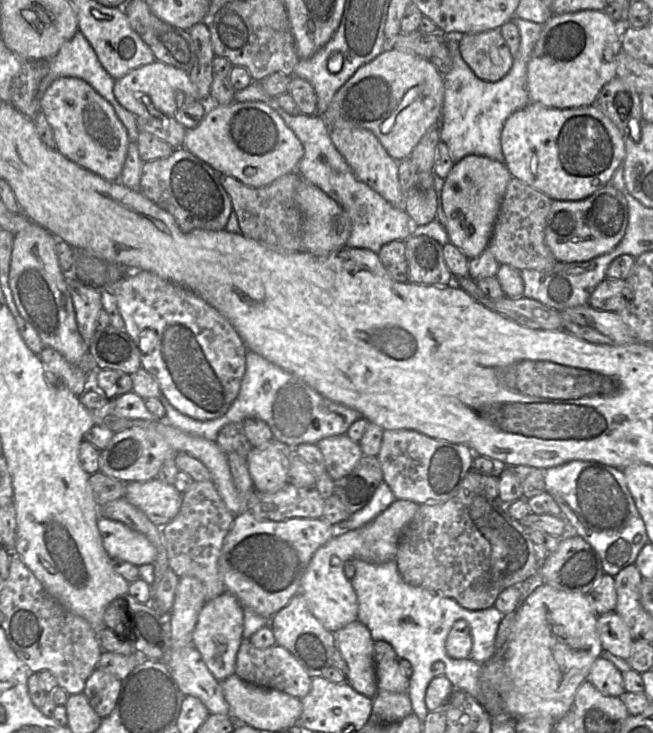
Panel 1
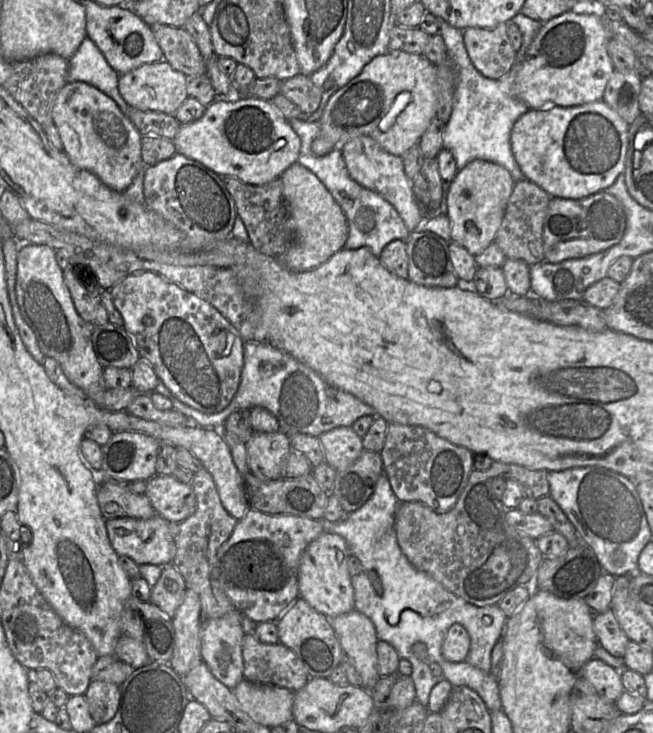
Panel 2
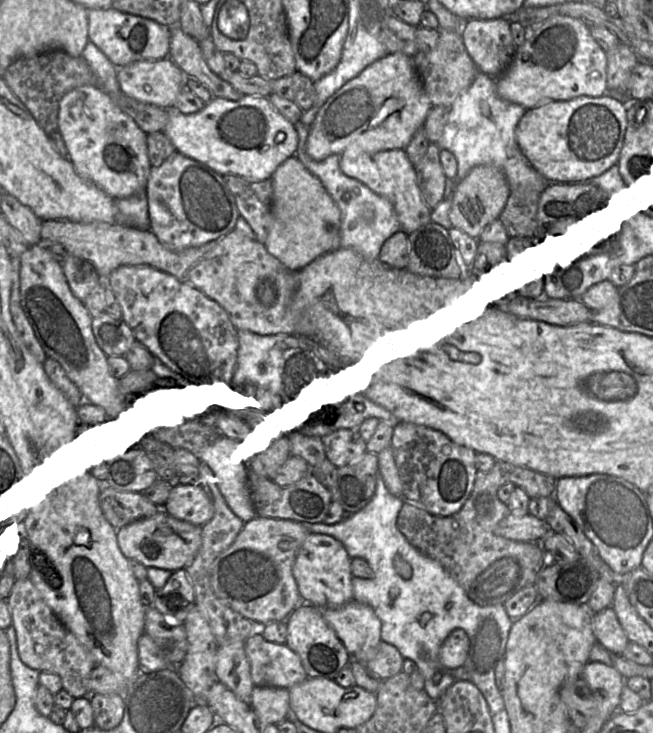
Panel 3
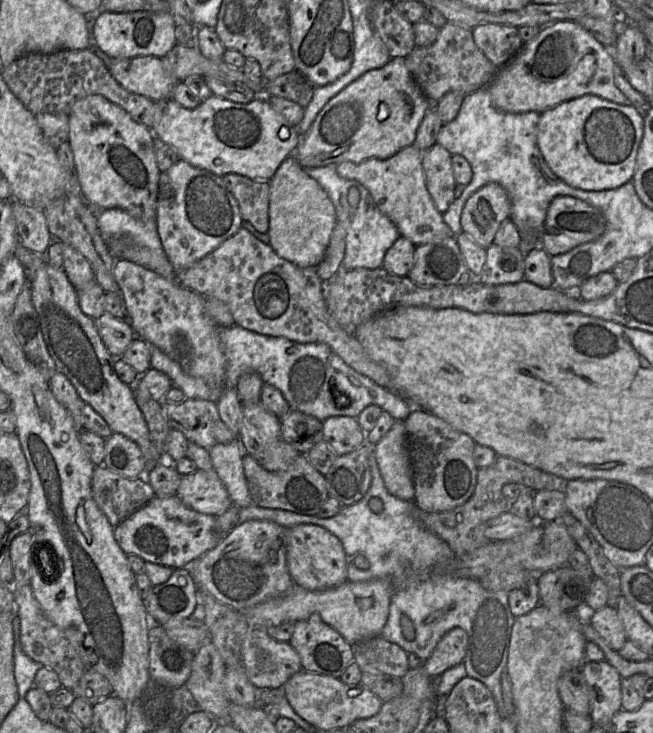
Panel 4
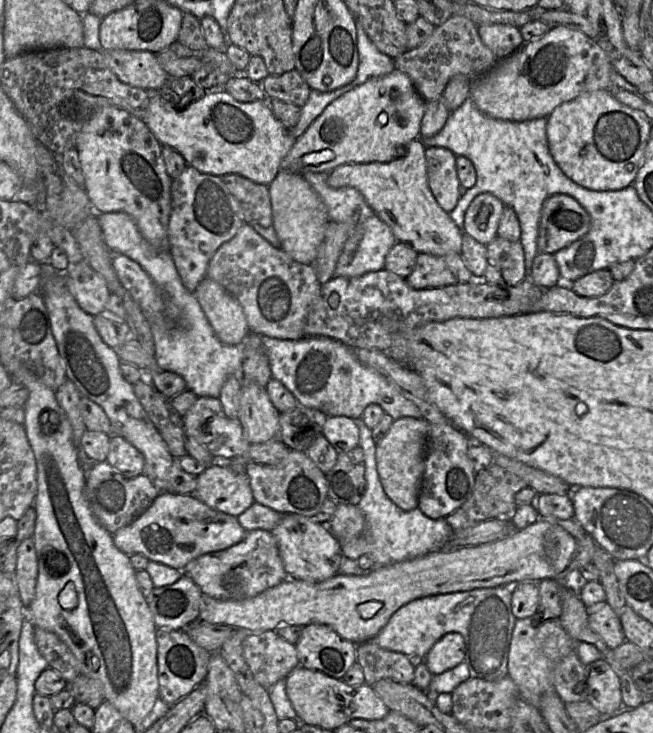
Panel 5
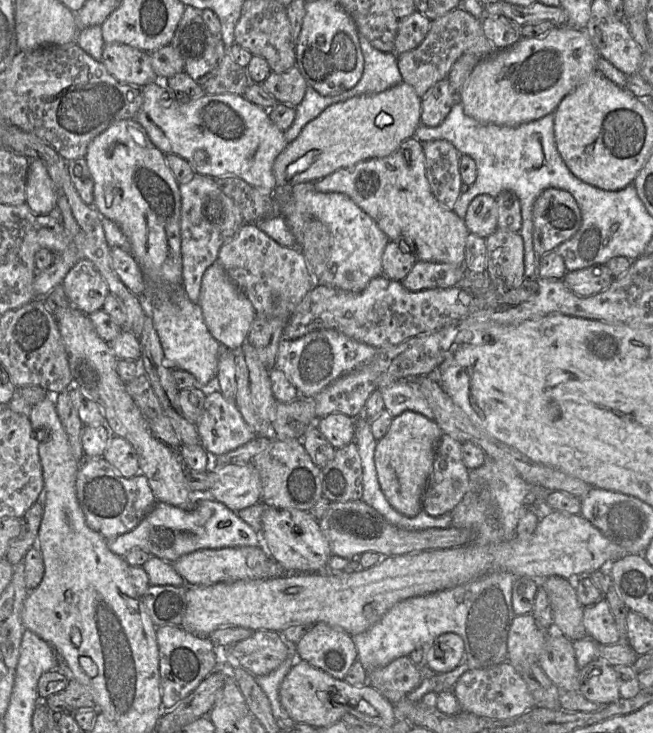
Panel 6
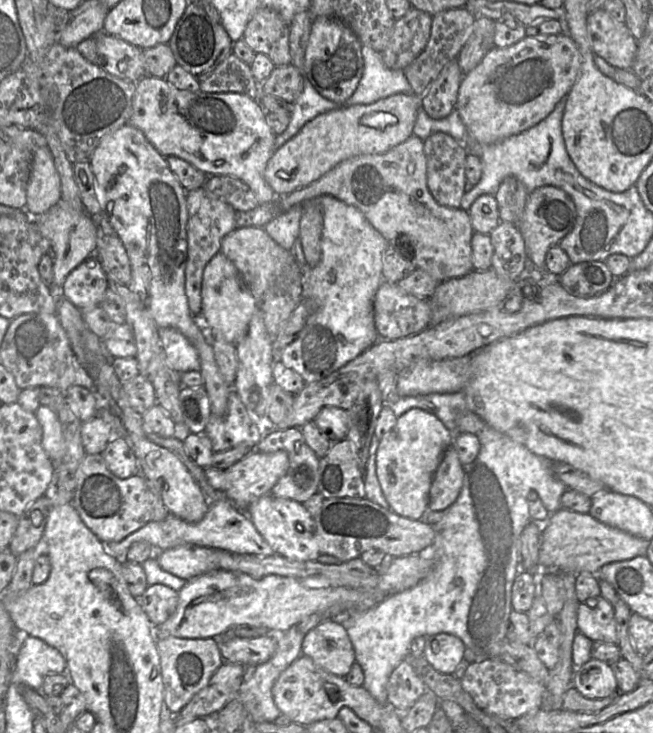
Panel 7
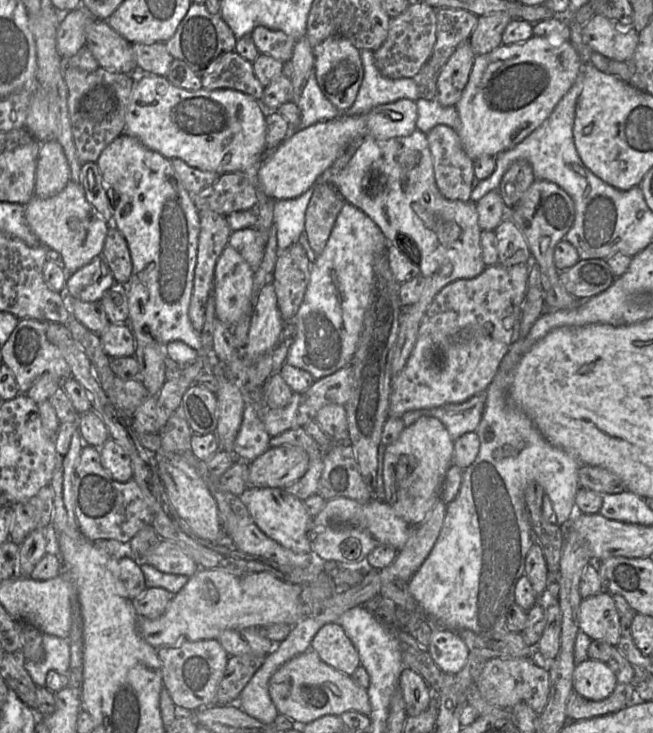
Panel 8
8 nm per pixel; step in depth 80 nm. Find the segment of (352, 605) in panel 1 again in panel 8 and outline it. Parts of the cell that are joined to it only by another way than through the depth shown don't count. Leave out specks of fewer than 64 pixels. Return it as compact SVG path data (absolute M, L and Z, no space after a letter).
M248 487L243 495L253 522L268 537L296 553L312 553L309 529L312 517L303 501L287 493L283 488Z

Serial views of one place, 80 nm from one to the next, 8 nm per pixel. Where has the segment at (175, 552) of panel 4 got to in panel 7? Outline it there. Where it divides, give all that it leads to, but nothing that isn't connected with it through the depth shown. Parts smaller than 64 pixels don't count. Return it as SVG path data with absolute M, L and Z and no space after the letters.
M229 500L210 502L209 509L203 519L197 523L190 523L169 513L162 521L149 521L142 528L128 535L120 541L104 543L107 551L118 559L124 559L127 550L135 542L145 541L159 551L180 545L195 545L221 549L235 554L252 554L271 556L274 553L271 546L257 531L248 515L243 513Z

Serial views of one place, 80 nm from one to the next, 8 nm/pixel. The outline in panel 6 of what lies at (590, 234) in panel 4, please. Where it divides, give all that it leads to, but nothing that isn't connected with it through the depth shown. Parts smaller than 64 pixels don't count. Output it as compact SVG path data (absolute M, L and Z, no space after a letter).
M547 188L537 197L533 205L532 218L533 249L537 255L537 264L540 257L555 250L561 243L570 239L578 231L582 223L580 208L574 197L568 191L558 188Z

